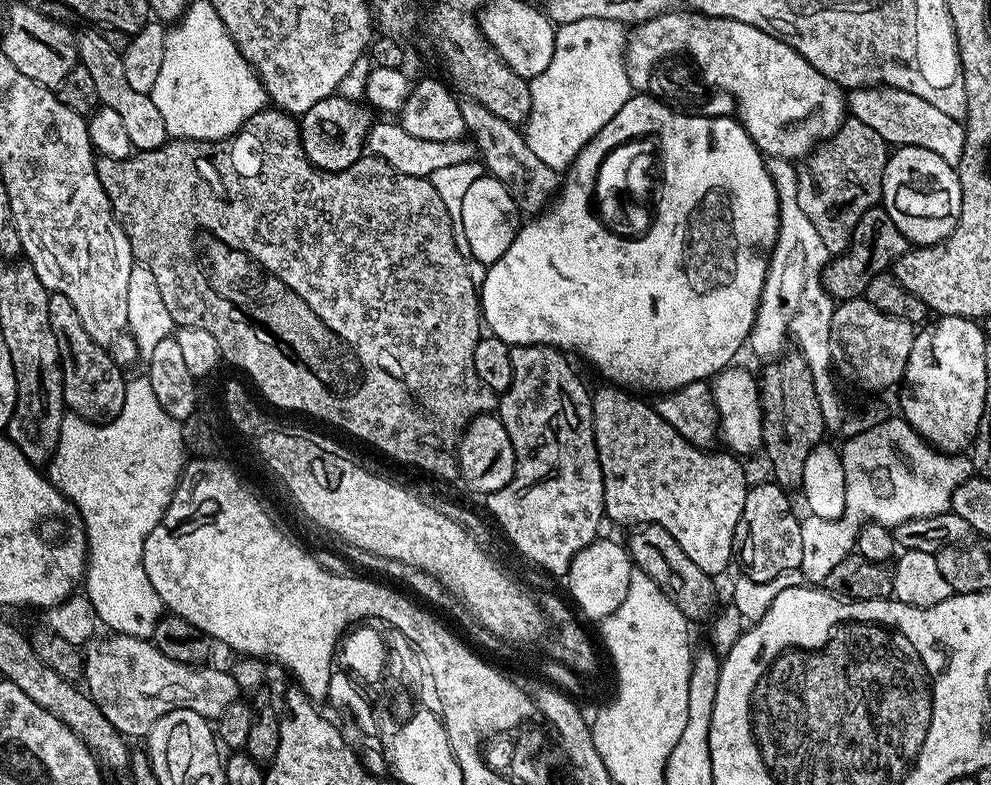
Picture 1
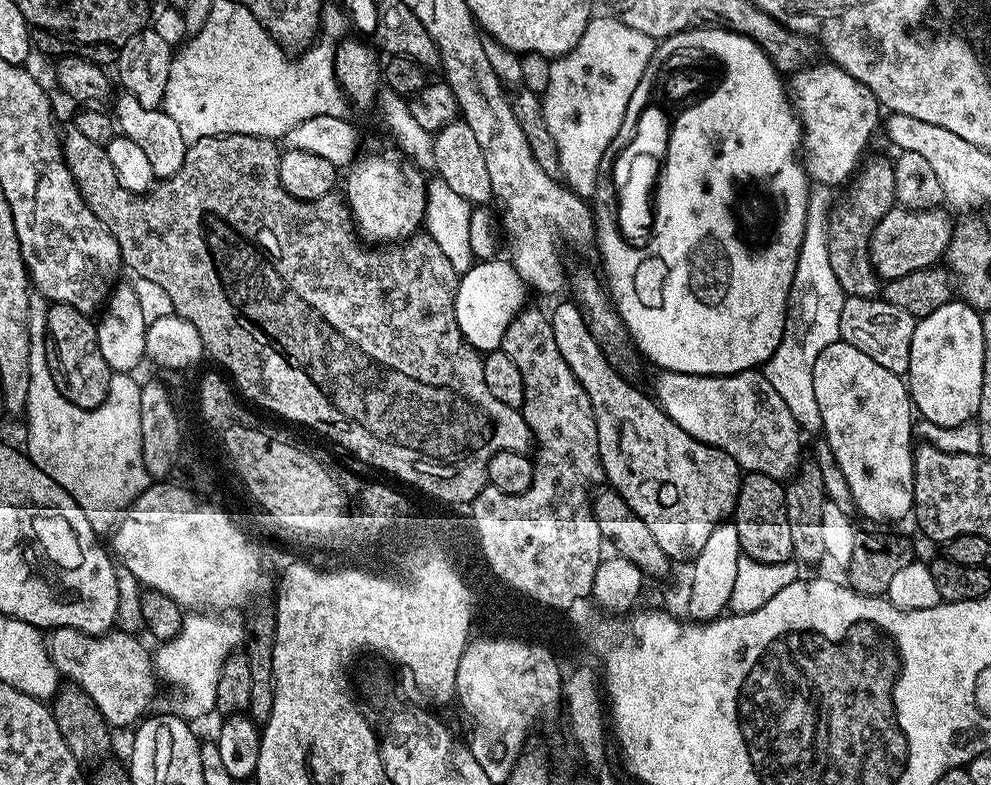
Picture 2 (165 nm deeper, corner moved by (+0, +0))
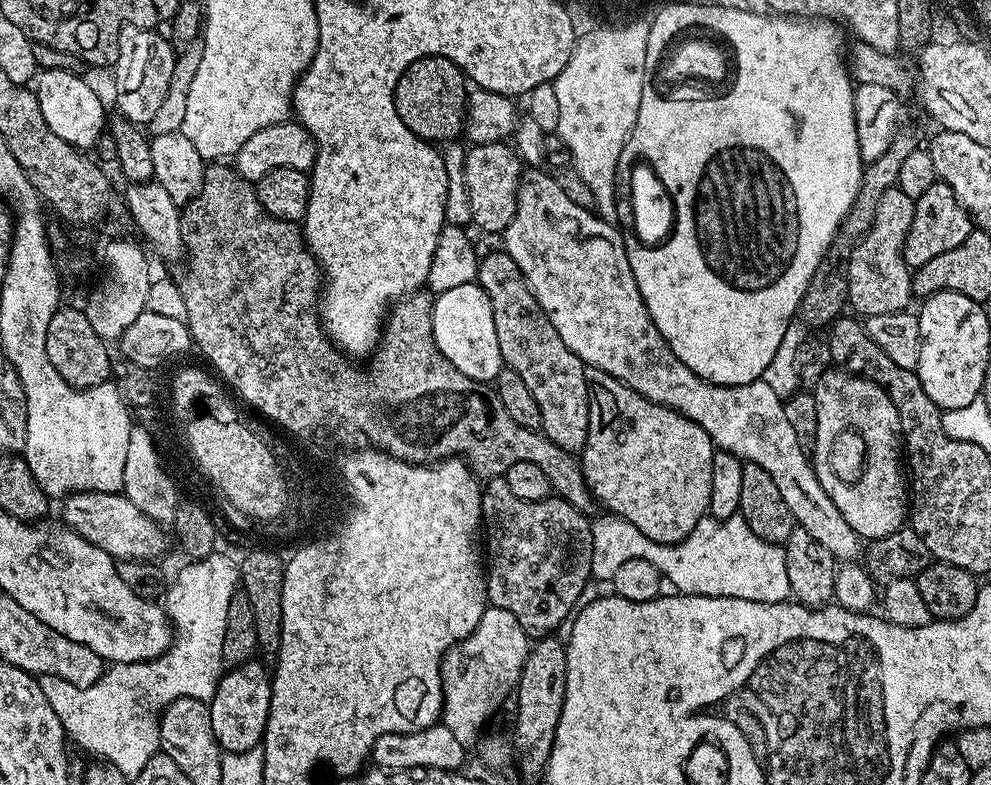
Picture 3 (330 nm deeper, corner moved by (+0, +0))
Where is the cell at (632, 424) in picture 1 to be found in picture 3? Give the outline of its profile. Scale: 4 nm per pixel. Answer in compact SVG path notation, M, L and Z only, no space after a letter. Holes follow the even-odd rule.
M585 367L584 373L586 374L588 401L590 402L590 430L586 434L586 446L583 452L579 453L578 459L581 468L584 469L584 477L593 497L599 503L601 500L608 507L605 509L611 515L621 516L626 522L638 526L638 530L642 530L642 534L646 534L646 538L654 538L654 542L662 542L663 544L682 542L682 538L686 538L690 534L690 530L694 530L694 526L698 526L701 518L709 515L711 506L711 462L714 453L711 438L706 434L706 430L702 430L702 426L698 426L698 422L690 422L690 418L686 418L682 413L666 407L665 404L655 404L646 398L642 398L642 394L630 390L630 386L626 386L618 378L614 378L597 368Z

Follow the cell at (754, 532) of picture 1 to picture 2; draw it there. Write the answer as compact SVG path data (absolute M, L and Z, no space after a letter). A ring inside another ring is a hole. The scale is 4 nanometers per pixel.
M749 472L741 479L734 521L743 555L758 562L780 564L793 559L794 541L790 539L790 518L786 518L785 485L761 472Z

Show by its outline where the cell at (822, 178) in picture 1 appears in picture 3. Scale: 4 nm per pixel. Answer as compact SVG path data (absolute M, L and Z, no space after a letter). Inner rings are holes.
M898 186L888 188L876 207L874 226L870 226L863 240L854 246L848 267L848 304L857 317L903 312L911 305L908 303L913 303L913 269L909 268L904 257L904 243L910 222L914 222L915 205L910 194Z

